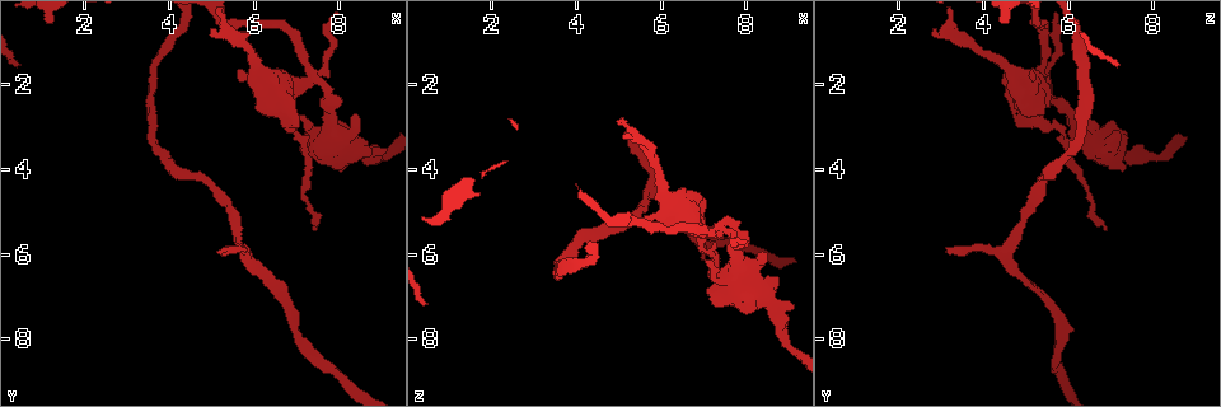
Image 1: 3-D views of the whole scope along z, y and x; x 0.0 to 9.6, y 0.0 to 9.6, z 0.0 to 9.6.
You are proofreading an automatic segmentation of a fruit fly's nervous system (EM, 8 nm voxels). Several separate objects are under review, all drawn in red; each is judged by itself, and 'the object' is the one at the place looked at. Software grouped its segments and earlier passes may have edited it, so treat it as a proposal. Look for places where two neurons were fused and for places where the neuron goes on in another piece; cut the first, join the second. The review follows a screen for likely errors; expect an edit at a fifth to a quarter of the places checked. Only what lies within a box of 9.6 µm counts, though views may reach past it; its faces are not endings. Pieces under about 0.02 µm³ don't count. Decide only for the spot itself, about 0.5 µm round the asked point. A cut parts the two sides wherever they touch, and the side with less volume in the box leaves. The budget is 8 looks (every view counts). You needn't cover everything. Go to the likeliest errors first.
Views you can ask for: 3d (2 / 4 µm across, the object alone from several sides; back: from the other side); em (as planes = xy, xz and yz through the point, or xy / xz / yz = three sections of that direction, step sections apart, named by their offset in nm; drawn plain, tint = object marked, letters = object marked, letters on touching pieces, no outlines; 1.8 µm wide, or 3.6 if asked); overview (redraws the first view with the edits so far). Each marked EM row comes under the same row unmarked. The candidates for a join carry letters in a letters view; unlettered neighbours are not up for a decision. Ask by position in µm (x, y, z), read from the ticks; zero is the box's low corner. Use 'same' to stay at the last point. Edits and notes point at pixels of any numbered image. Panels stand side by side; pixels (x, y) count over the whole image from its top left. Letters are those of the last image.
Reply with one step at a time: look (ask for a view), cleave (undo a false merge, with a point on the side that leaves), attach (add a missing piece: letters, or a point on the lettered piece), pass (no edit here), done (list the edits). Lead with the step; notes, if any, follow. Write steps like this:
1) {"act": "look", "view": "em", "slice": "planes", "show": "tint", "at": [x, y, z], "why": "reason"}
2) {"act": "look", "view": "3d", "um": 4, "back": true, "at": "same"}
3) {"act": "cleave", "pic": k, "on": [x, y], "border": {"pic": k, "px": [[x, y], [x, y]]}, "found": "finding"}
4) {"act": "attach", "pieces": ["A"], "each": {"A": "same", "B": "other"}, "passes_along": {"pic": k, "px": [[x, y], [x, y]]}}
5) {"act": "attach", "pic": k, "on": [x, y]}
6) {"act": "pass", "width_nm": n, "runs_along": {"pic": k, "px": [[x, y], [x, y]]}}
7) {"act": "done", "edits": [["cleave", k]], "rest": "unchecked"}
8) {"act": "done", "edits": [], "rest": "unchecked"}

{"act": "look", "view": "3d", "um": 4, "back": true, "at": [7.40, 1.80, 5.35], "why": "sharp bend"}

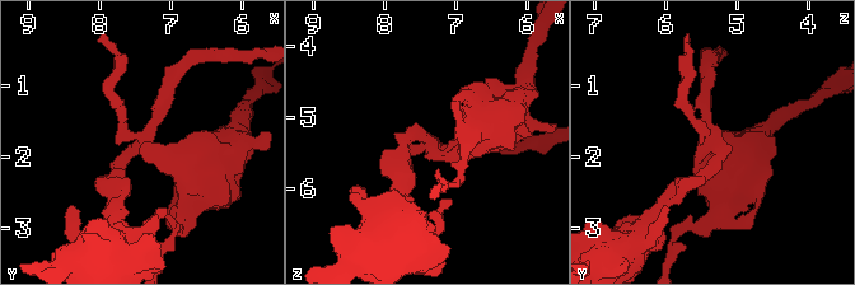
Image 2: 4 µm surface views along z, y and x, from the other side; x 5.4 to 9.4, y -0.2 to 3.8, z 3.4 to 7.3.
{"act": "look", "view": "em", "slice": "xy", "step": 4, "show": "tint", "at": [7.35, 1.80, 5.35], "arms": 4, "why": "now the EM"}

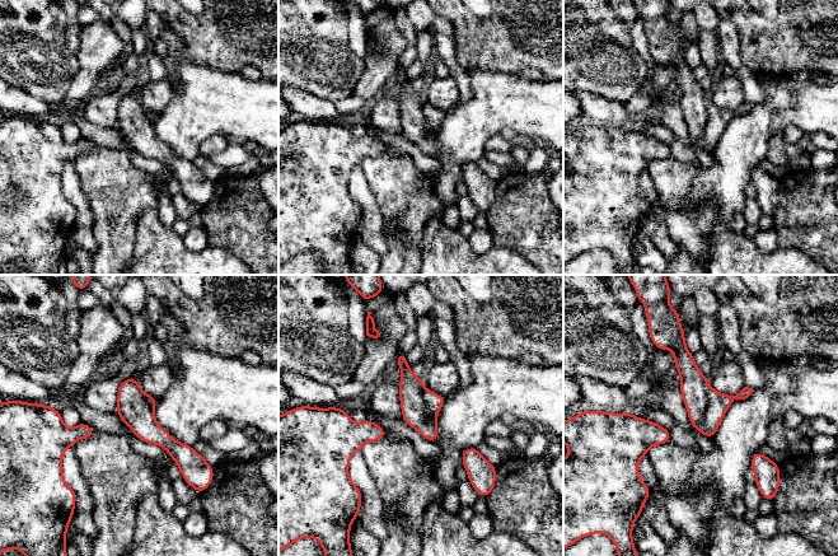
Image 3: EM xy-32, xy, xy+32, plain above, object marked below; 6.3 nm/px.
{"act": "look", "view": "em", "slice": "planes", "show": "letters", "at": "same"}

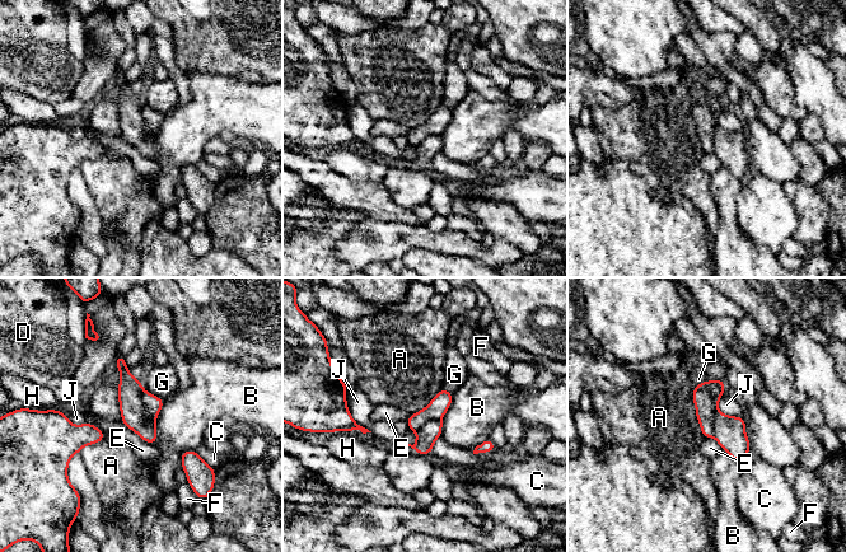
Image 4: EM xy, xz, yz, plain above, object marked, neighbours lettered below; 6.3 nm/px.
{"act": "cleave", "pic": 4, "on": [153, 403], "longest_contact_nm": ["A", 360], "each": {"A": "other", "B": "other", "C": "other", "D": "other", "E": "other", "F": "other", "G": "other", "H": "other", "J": "other"}, "border": {"pic": 4, "px": [[143, 391], [145, 416], [154, 421]]}, "found": "a second neuron is stuck on"}

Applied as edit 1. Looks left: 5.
{"act": "look", "view": "3d", "um": 2, "at": [5.20, 6.00, 3.15], "why": "an open end"}

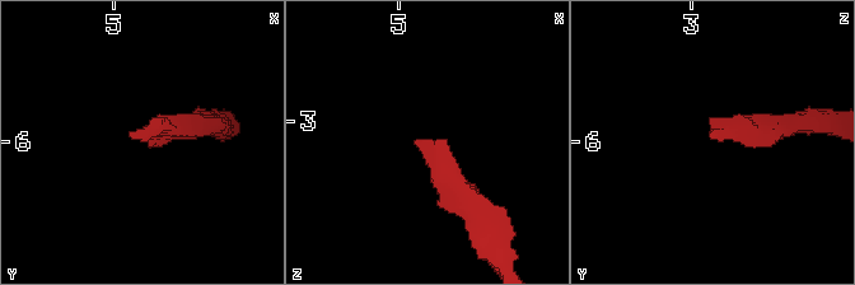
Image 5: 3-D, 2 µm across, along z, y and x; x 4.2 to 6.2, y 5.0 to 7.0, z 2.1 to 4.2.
{"act": "look", "view": "em", "slice": "planes", "show": "tint", "at": [5.16, 5.98, 3.14]}

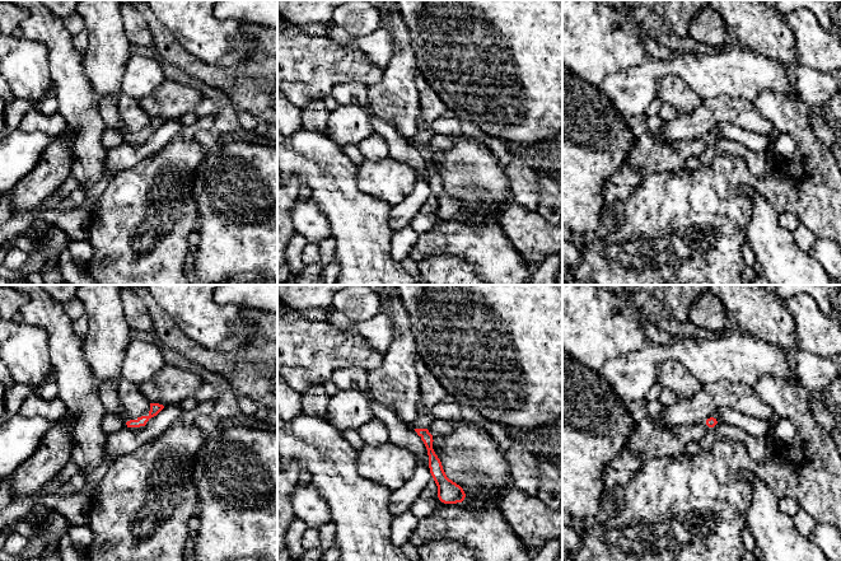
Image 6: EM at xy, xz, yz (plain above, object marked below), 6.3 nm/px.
{"act": "look", "view": "em", "slice": "planes", "show": "letters", "at": "same", "why": "what lies round it"}

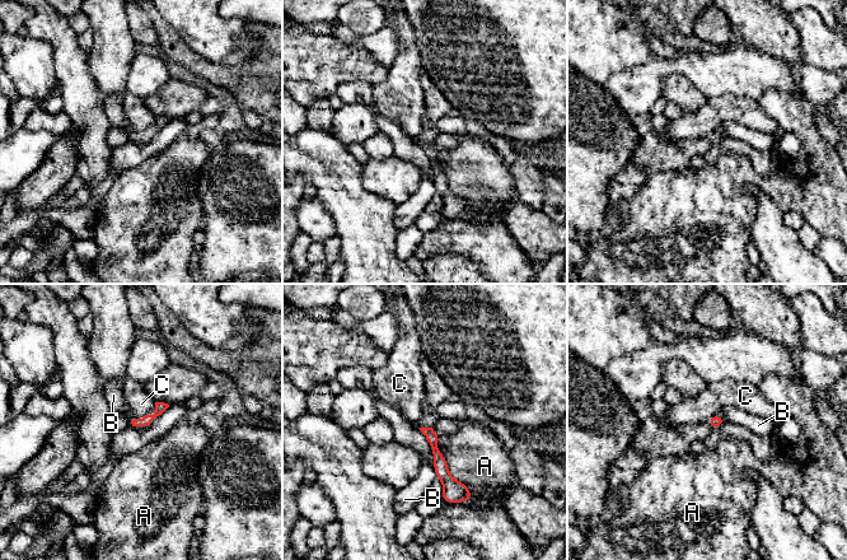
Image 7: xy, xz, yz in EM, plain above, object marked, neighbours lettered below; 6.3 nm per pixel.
{"act": "pass", "each": {"A": "other", "B": "other", "C": "other"}, "border": {"pic": 7, "px": [[144, 415], [131, 421]]}, "found": "none of them fits"}

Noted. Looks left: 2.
{"act": "look", "view": "em", "slice": "yz", "step": 16, "show": "letters", "at": [8.10, 3.95, 7.45], "why": "thick end"}

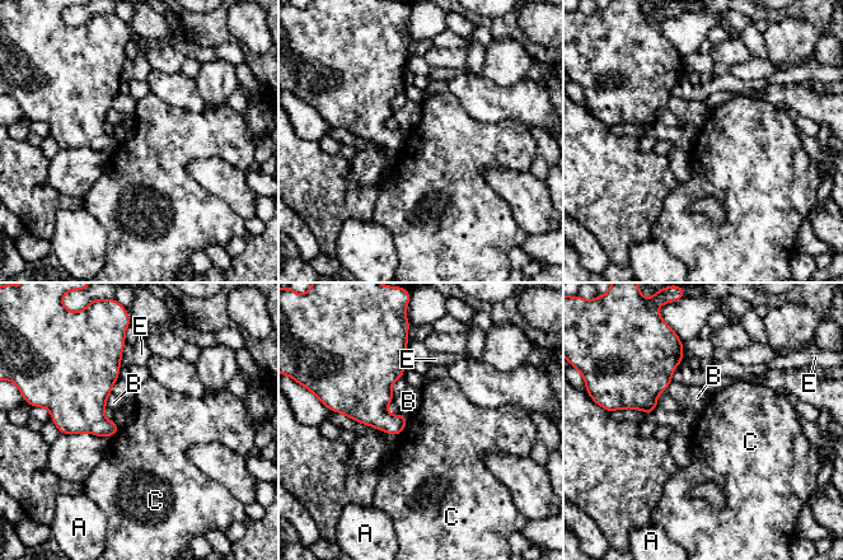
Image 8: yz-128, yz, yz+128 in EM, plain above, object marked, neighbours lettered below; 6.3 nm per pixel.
{"act": "look", "view": "em", "slice": "planes", "show": "letters", "at": "same"}

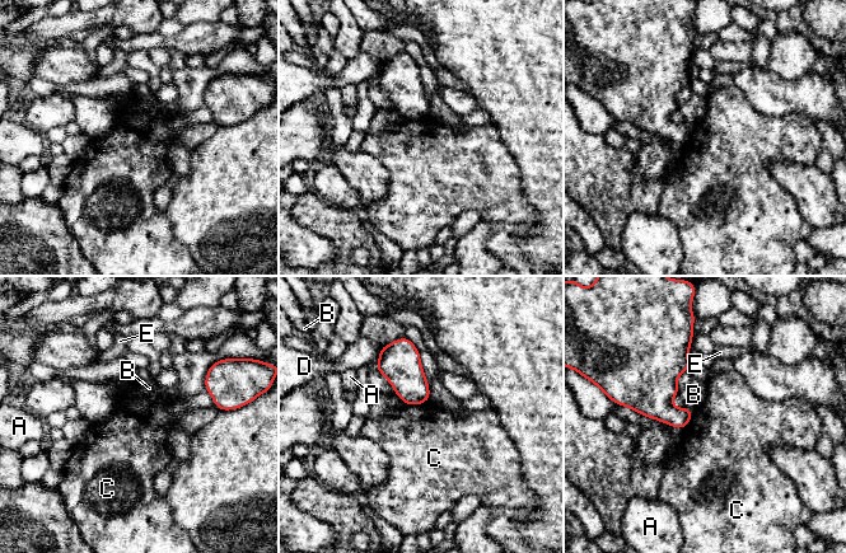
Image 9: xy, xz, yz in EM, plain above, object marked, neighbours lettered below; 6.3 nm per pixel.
{"act": "pass", "each": {"A": "other", "B": "other", "C": "other", "D": "other", "E": "other"}, "border": {"pic": 9, "px": [[429, 399], [416, 404], [406, 404]]}, "found": "none of them fits"}

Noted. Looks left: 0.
{"act": "done", "edits": [["cleave", 4]], "rest": "unchecked"}

